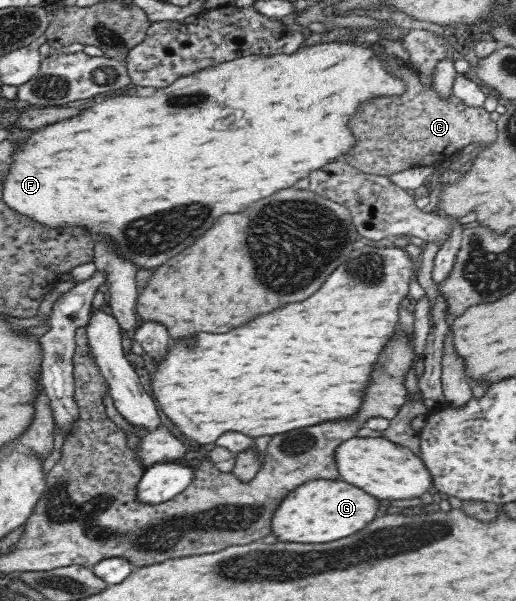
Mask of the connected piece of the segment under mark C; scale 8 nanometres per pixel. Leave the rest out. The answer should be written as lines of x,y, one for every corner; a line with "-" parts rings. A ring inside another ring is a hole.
388,60
385,69
401,77
405,83
405,92
399,96
380,97
380,99
376,97
362,103
362,109
350,119
350,131
355,137
355,142
348,153
341,155
345,163
371,175
390,177
394,173
412,167
442,164
455,152
468,147
470,143
490,145
496,139
497,123
490,118
490,112
483,106
466,106
454,93
451,99
442,100
432,85
422,84
418,70
408,66
398,66
394,60

